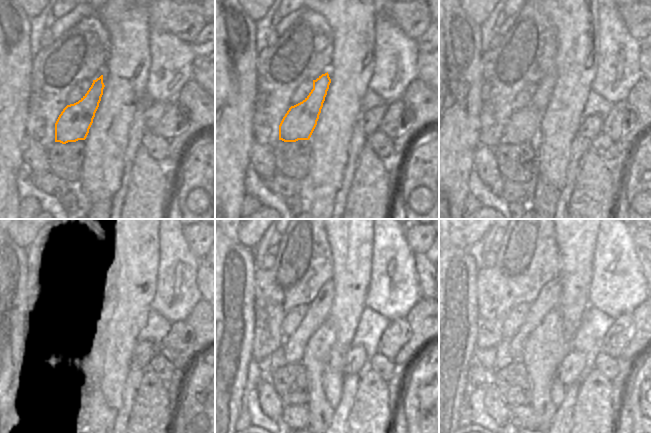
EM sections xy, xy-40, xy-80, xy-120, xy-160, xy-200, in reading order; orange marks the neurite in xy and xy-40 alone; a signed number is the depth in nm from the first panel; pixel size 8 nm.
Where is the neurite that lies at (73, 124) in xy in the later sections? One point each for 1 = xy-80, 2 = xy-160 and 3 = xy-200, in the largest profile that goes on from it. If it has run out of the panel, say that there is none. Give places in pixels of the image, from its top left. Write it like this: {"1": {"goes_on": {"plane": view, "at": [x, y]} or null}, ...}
{"1": {"goes_on": {"plane": "xy-80", "at": [523, 126]}}, "2": {"goes_on": {"plane": "xy-160", "at": [318, 311]}}, "3": {"goes_on": {"plane": "xy-200", "at": [548, 299]}}}

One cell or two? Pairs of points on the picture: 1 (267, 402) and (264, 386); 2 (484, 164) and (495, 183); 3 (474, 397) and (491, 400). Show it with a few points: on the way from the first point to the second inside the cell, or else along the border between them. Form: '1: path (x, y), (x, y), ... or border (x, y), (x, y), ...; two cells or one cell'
1: path (267, 398), (265, 390); one cell
2: path (487, 169), (492, 178); one cell
3: border (487, 386), (483, 404), (486, 412), (493, 420); two cells

